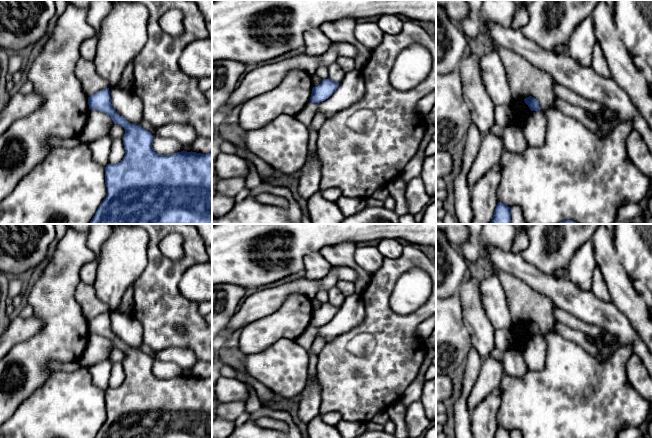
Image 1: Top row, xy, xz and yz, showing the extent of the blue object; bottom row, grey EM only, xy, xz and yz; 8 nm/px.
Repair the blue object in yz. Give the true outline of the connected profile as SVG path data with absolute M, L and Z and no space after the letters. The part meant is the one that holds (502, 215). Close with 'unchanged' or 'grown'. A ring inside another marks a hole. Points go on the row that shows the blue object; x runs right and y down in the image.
M498 202L490 224L511 224L511 208Z; unchanged

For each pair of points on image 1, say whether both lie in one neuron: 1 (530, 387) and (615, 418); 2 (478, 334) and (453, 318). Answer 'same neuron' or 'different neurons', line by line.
1: same neuron
2: different neurons

